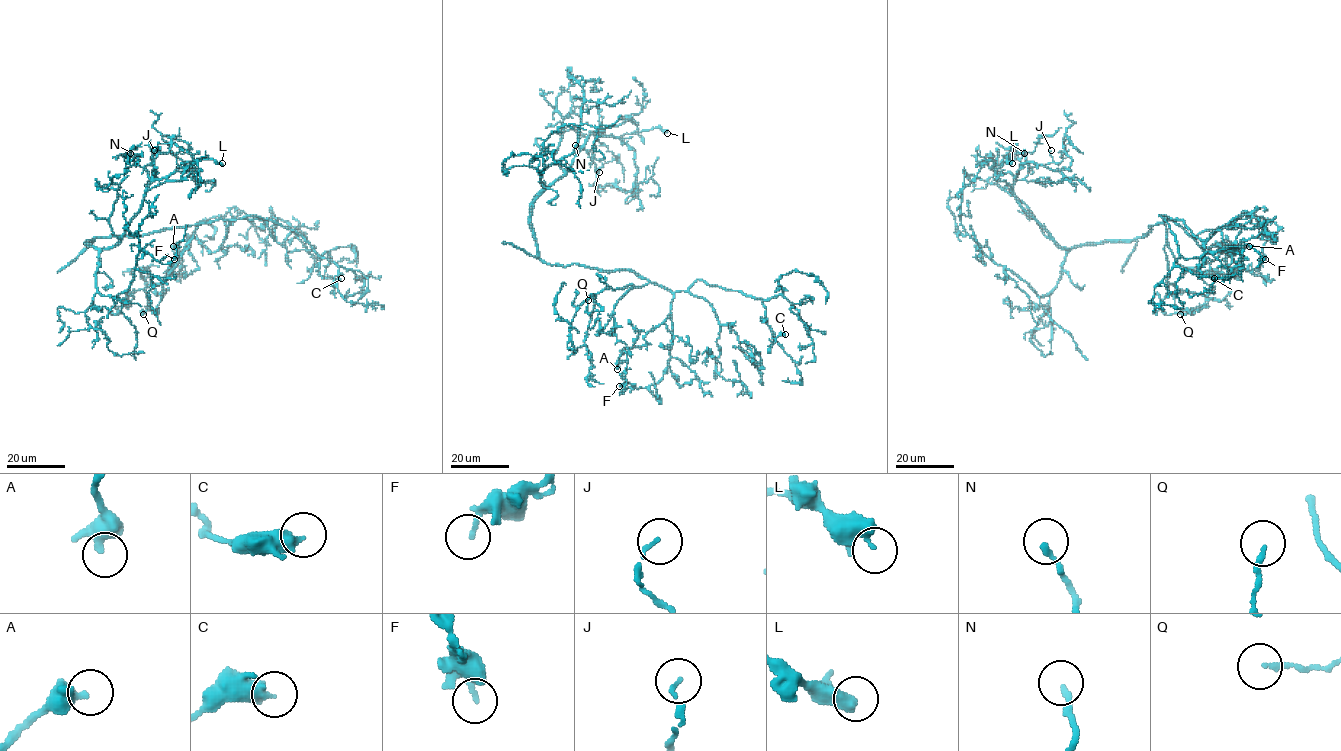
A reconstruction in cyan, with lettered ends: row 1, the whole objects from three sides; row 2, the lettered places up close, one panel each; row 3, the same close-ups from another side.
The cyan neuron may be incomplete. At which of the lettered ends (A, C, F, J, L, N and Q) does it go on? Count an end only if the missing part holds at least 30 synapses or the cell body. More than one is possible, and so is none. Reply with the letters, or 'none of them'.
none of them

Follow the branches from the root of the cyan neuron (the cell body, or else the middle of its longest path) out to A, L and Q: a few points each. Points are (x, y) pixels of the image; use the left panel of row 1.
A: (103, 236), (229, 222), (226, 238), (214, 252), (196, 238), (182, 240), (178, 253), (173, 246)
L: (103, 236), (86, 243), (100, 248), (115, 245), (144, 195), (167, 181), (179, 181), (193, 161), (222, 163)
Q: (103, 236), (140, 236), (204, 224), (198, 226), (169, 275), (145, 288), (148, 306), (156, 311), (143, 314)

